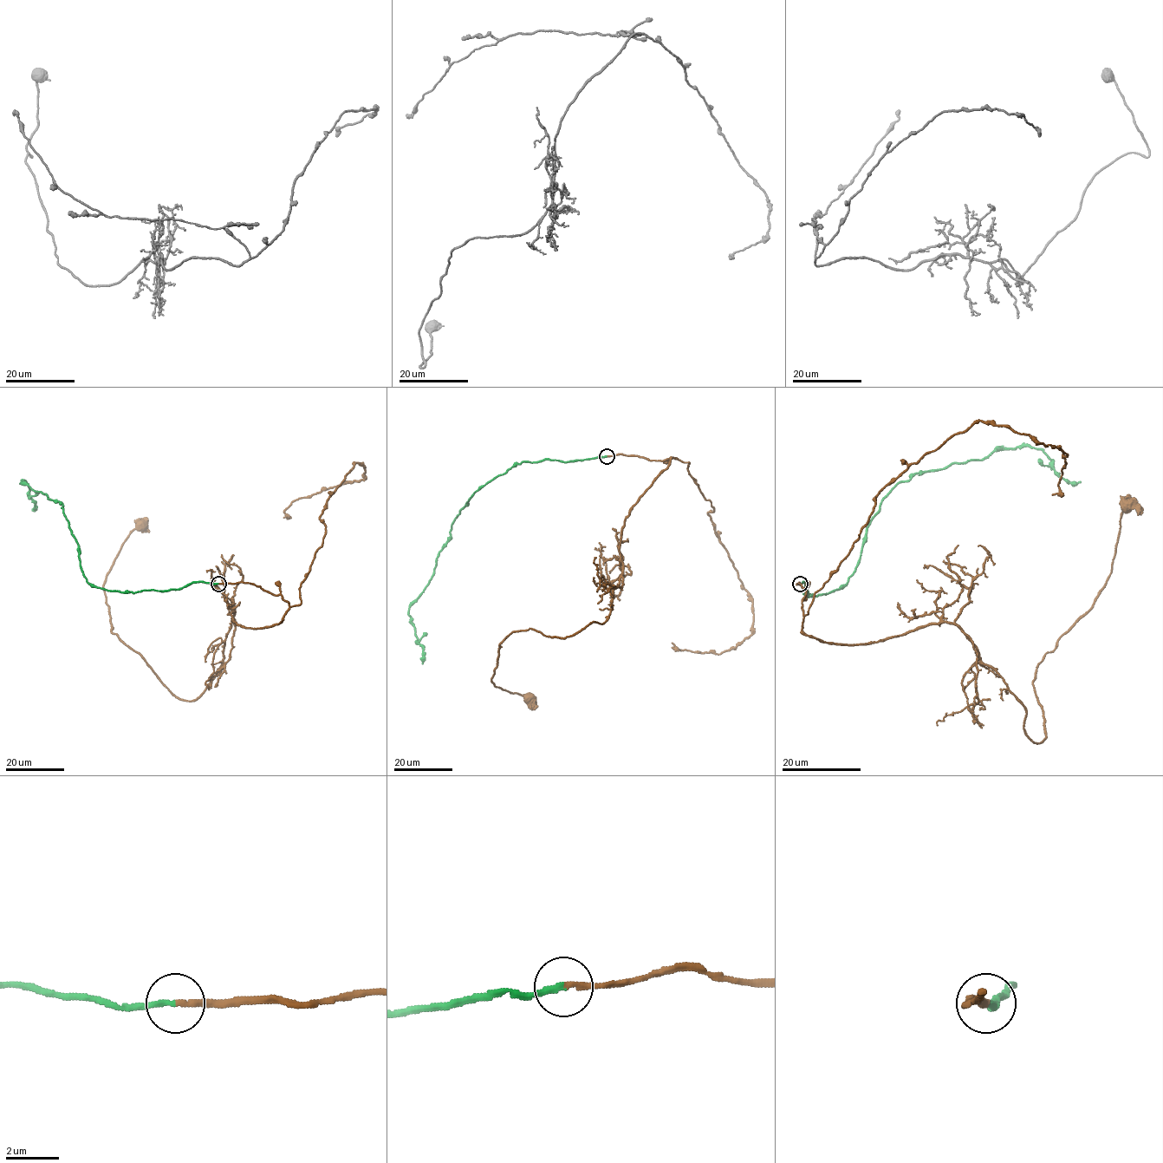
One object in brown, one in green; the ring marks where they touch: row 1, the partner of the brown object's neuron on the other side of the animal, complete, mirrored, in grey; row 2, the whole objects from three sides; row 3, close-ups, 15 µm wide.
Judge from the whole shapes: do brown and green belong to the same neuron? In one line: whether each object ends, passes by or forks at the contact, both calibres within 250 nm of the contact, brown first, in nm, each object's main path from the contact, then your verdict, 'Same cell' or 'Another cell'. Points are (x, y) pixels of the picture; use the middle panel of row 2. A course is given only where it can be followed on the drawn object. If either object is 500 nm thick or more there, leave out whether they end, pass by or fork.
At the ring brown ends. At the ring green ends. Thickness 240 nm (brown) against 200 nm. Course of brown: (607, 456), (678, 459), (625, 520), (608, 618), (565, 637), (513, 631), (499, 644), (491, 681), (529, 698). Course of green: (607, 456), (515, 463), (468, 500), (451, 524), (432, 579), (409, 607), (418, 643), (423, 648), (422, 663). Same cell

